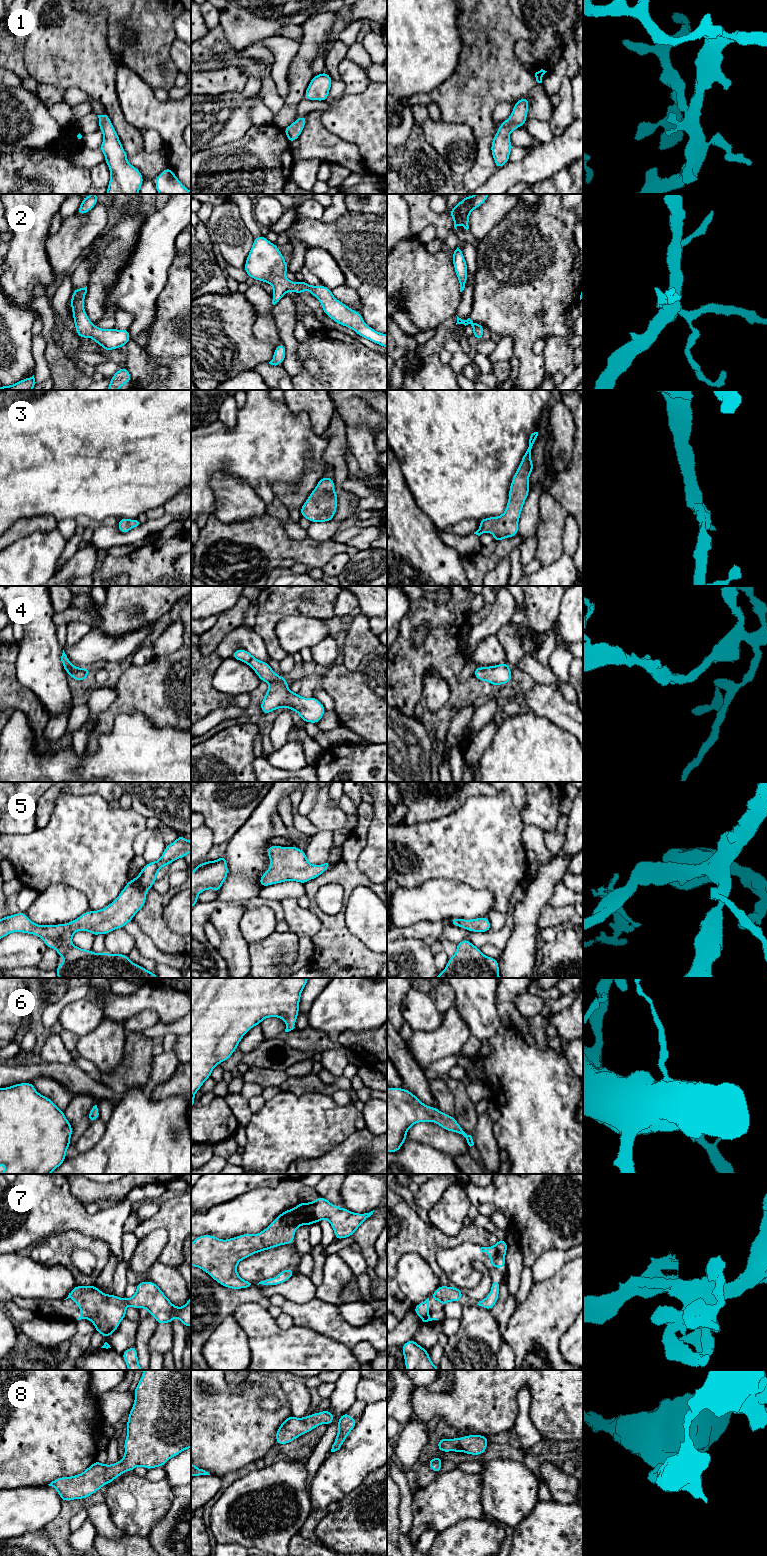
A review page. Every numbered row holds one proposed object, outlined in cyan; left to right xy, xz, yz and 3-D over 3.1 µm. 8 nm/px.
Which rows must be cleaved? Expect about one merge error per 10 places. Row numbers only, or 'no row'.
no row

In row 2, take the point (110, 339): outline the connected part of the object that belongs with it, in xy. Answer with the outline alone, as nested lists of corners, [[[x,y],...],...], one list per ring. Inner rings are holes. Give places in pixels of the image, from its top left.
[[[87,286],[76,288],[71,296],[71,310],[73,311],[73,321],[75,322],[76,333],[85,339],[91,337],[92,340],[106,351],[124,347],[130,341],[128,329],[102,329],[96,327],[88,318],[84,309],[84,299],[87,293]]]

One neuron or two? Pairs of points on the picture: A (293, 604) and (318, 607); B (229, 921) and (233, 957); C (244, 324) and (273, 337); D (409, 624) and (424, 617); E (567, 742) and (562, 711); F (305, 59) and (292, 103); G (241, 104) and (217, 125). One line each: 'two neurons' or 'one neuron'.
A: one neuron
B: one neuron
C: two neurons
D: one neuron
E: two neurons
F: one neuron
G: one neuron

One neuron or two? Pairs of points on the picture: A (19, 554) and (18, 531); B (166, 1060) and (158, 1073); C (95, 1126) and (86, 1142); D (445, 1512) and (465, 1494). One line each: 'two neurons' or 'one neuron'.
A: two neurons
B: one neuron
C: one neuron
D: one neuron

